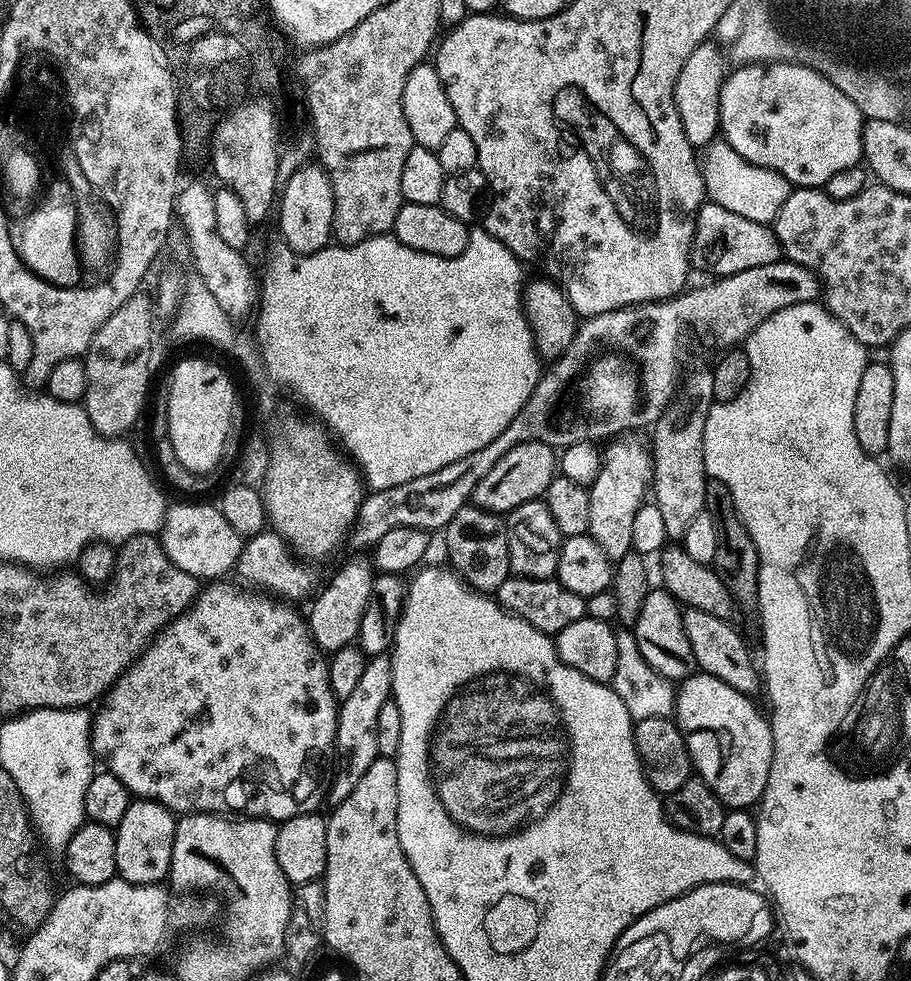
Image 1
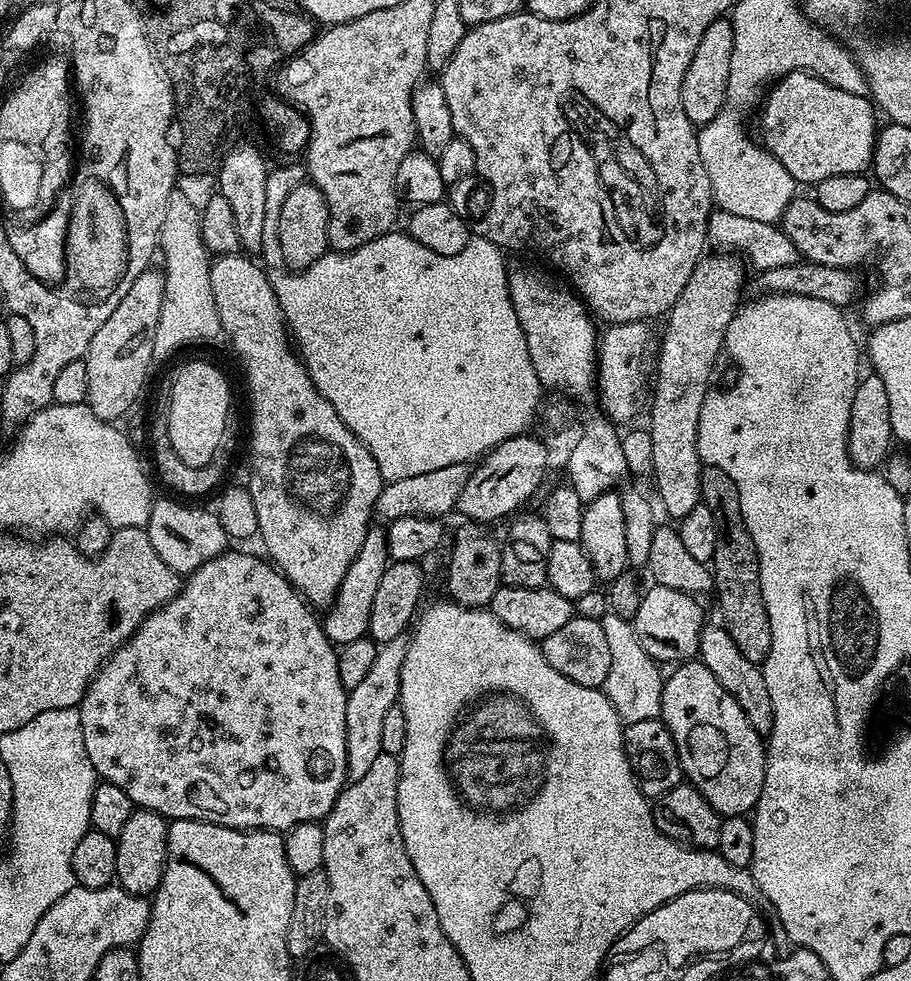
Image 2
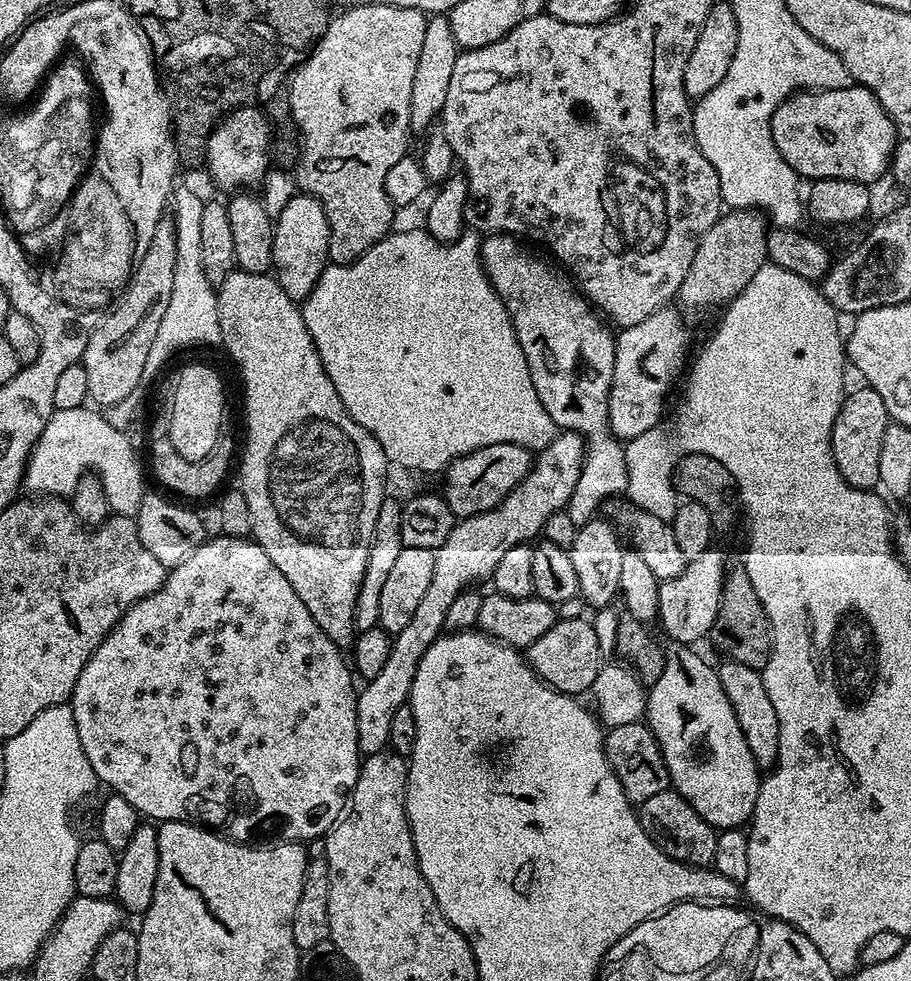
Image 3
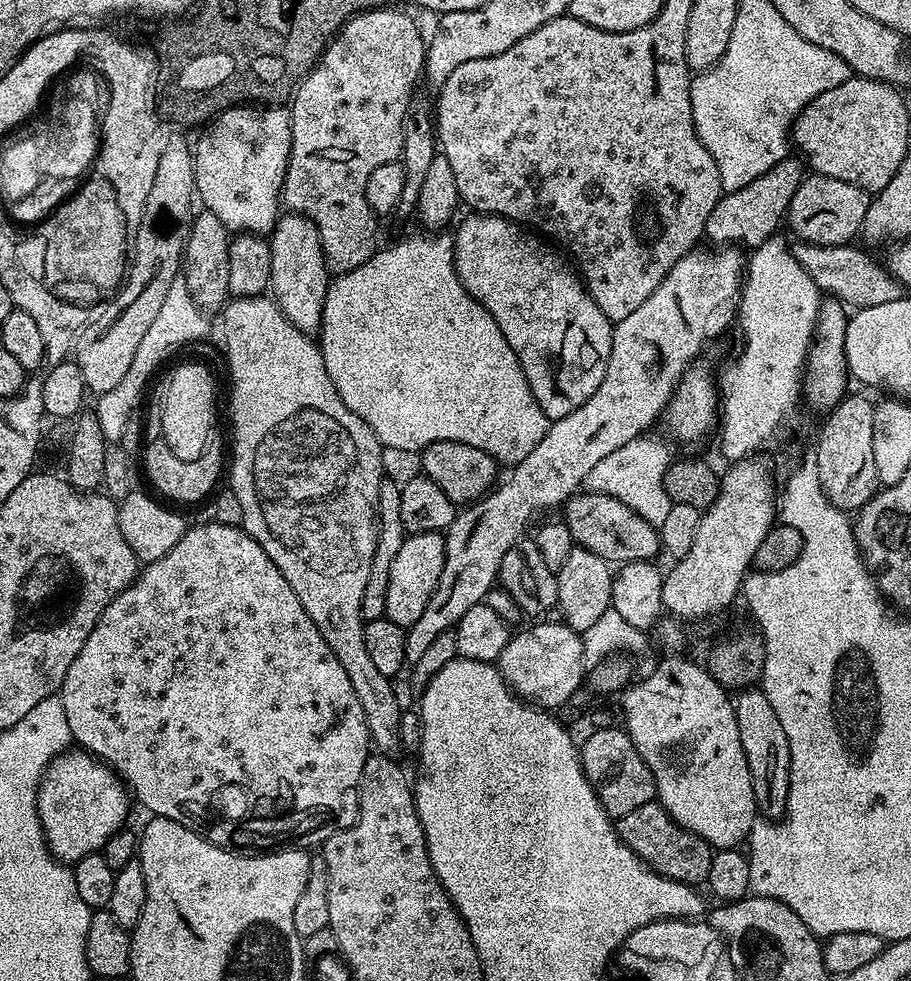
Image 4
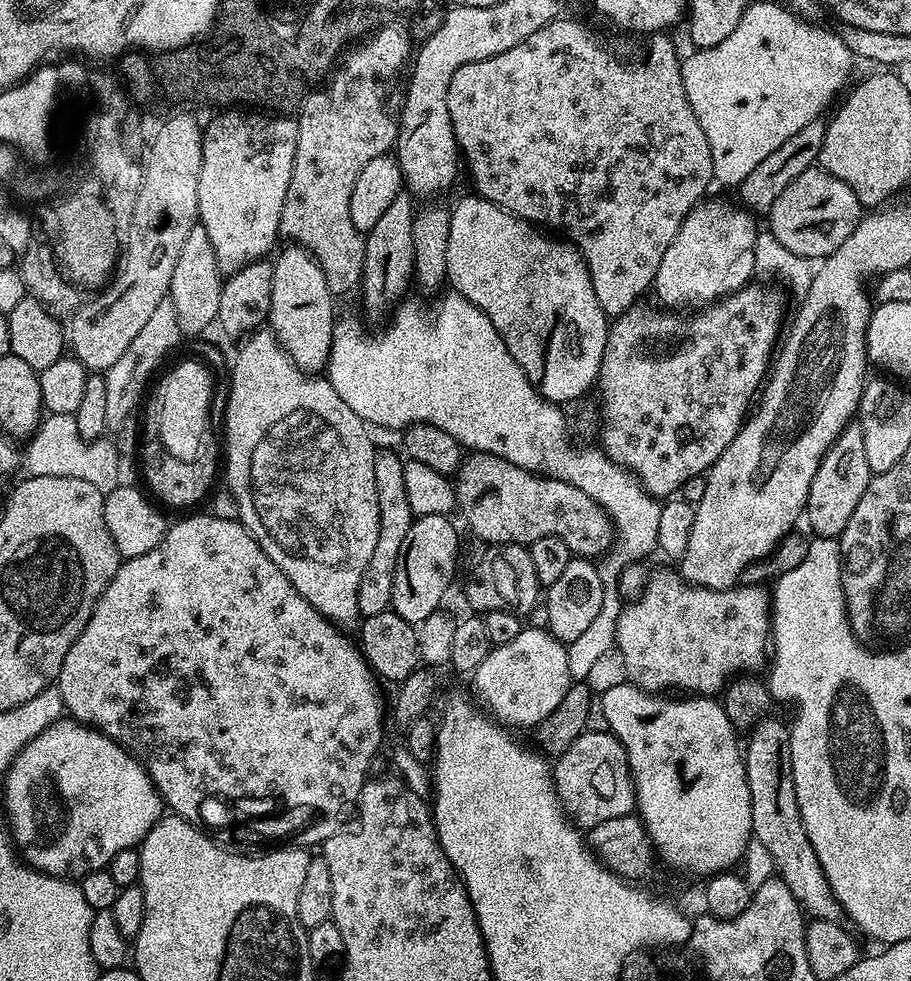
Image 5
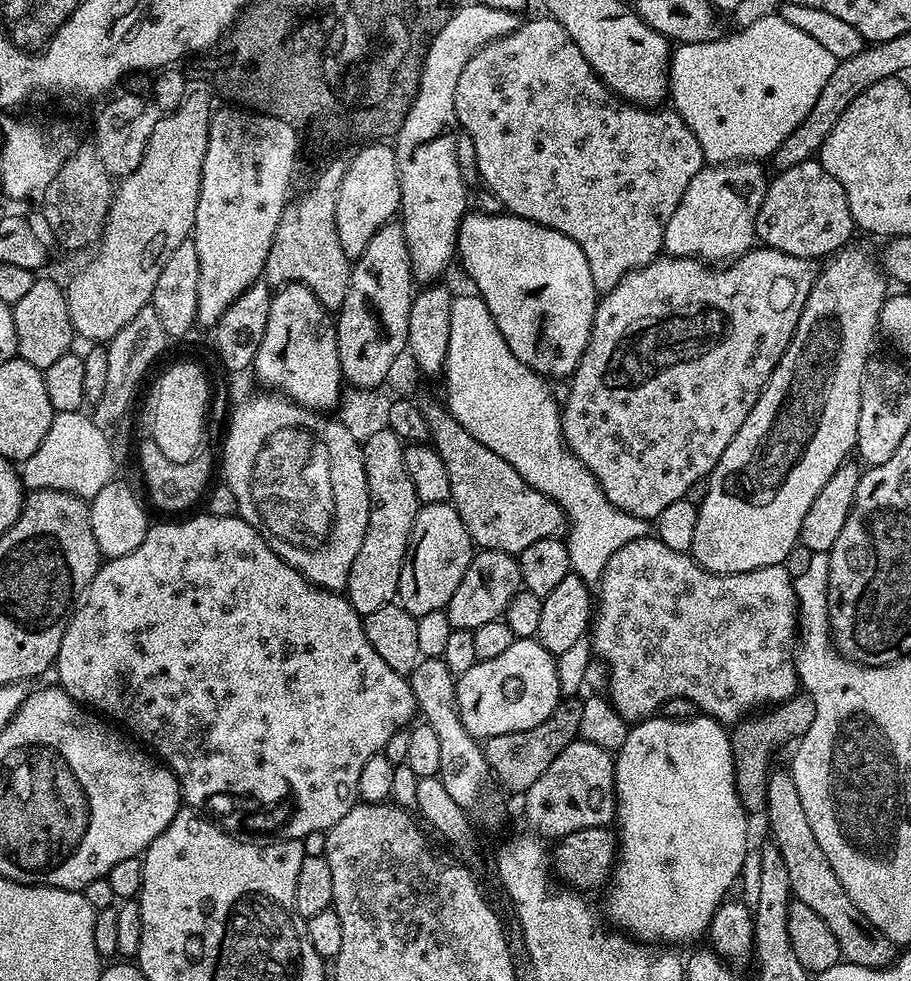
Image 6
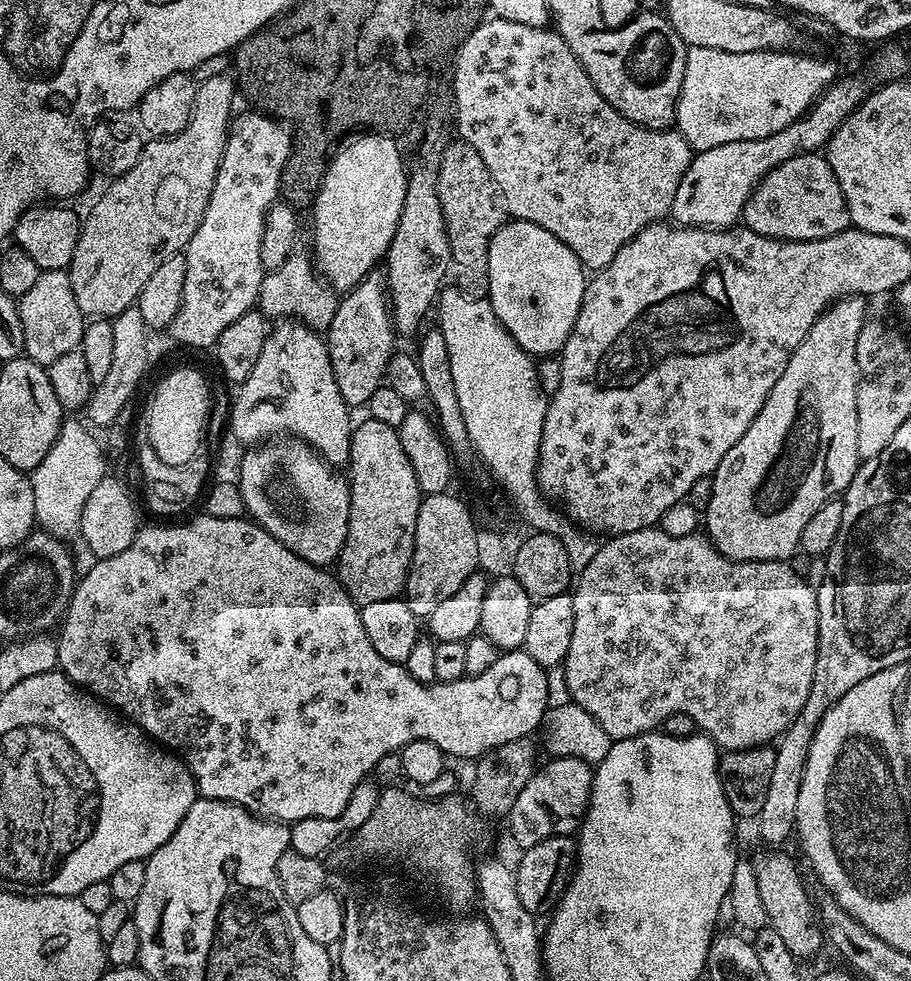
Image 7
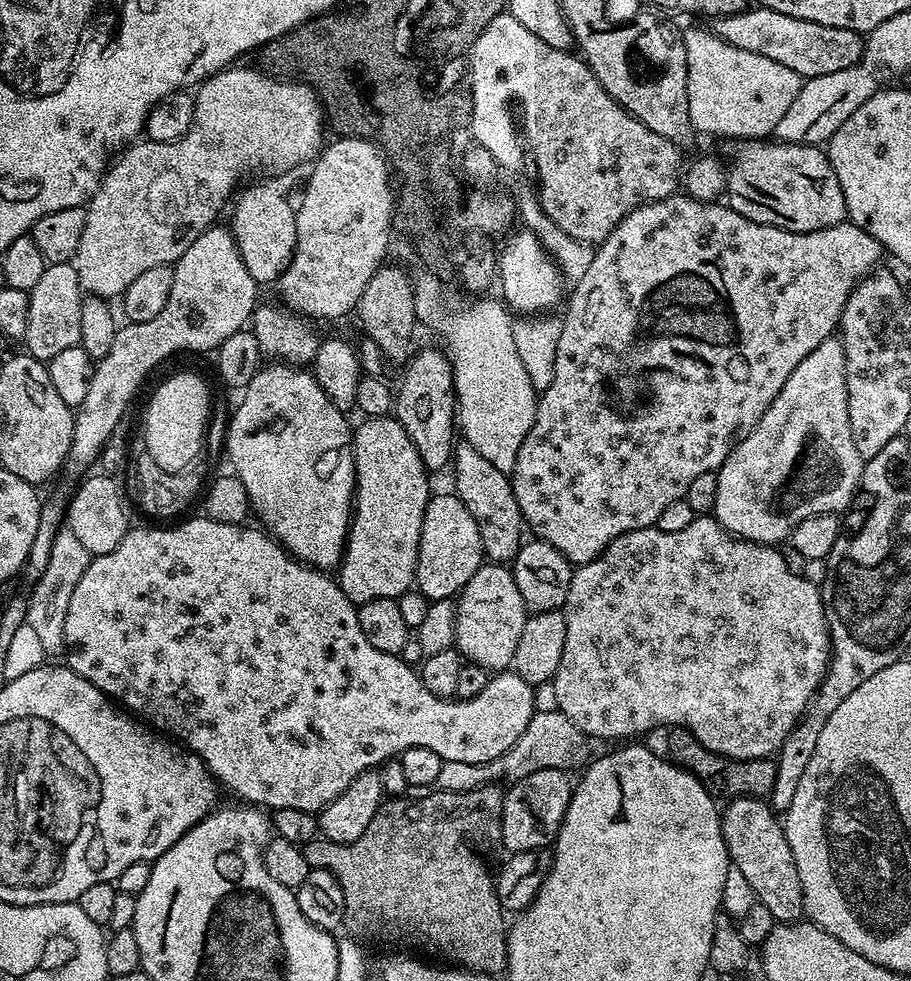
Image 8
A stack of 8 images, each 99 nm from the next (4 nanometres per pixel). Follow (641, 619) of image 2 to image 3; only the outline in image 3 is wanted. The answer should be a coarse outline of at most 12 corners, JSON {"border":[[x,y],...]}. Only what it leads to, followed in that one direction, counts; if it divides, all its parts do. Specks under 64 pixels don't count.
{"border":[[712,546],[661,583],[669,641],[692,646],[717,627],[725,571]]}

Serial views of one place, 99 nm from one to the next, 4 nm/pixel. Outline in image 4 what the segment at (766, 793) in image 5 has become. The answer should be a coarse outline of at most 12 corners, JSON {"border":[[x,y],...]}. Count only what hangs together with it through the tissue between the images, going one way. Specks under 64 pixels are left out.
{"border":[[763,687],[732,706],[756,807],[783,817],[790,742]]}

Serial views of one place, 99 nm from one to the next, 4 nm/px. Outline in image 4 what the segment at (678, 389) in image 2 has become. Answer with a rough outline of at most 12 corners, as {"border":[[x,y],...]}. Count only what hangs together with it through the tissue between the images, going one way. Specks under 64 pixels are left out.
{"border":[[805,161],[724,192],[704,236],[748,250],[777,235]]}

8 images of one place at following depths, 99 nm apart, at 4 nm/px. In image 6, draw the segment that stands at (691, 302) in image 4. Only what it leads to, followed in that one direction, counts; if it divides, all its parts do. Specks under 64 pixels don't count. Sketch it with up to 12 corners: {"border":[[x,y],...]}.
{"border":[[763,163],[701,168],[663,251],[731,262],[757,243]]}

